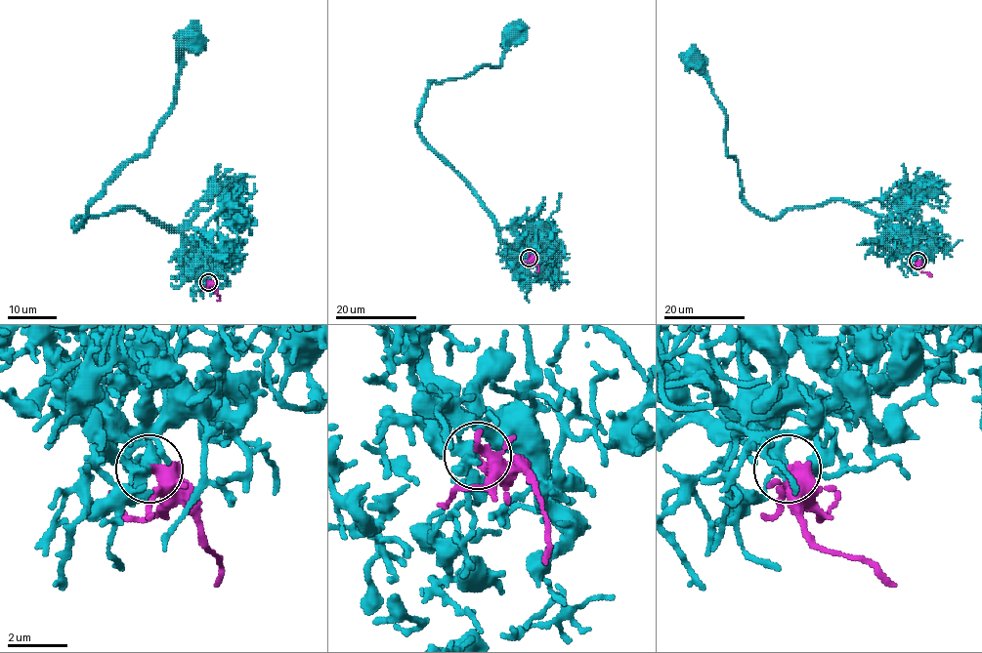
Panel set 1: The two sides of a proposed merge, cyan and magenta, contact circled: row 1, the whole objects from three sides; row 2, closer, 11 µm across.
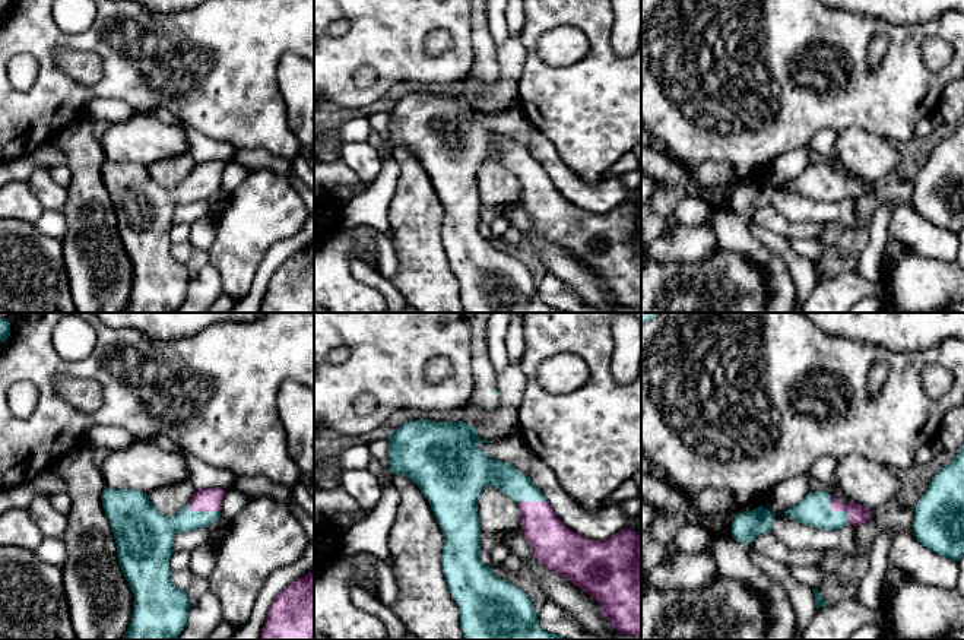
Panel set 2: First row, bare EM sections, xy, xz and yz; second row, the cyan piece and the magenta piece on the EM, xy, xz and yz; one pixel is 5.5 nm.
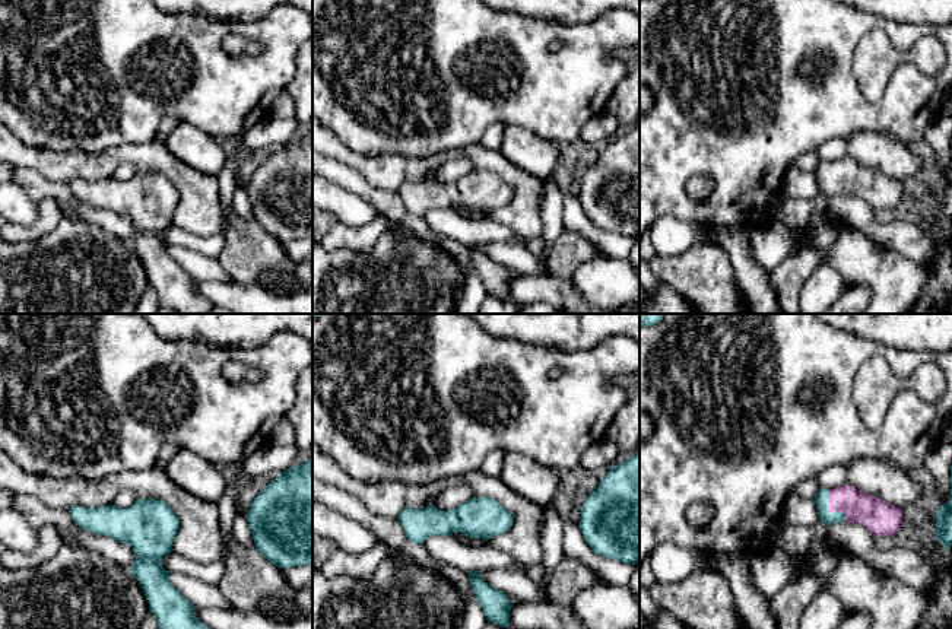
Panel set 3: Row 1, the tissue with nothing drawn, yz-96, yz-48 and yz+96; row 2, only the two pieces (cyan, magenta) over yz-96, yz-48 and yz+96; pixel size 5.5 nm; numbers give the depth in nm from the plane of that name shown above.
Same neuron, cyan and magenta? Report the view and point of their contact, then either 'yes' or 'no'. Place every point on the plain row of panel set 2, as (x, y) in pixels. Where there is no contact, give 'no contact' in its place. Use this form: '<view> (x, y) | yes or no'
yz (837, 184) | yes

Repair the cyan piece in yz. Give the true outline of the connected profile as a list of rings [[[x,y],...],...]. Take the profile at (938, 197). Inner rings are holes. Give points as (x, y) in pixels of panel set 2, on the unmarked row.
[[[964,120],[917,174],[913,202],[932,225],[954,234],[964,229]]]

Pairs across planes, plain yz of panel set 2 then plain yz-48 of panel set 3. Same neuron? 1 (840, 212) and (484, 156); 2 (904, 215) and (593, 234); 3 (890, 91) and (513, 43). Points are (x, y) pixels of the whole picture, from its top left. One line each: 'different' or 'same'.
1: same
2: same
3: same

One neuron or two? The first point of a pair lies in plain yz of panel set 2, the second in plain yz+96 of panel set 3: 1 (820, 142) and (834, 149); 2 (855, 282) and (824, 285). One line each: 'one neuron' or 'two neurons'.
1: one neuron
2: one neuron

